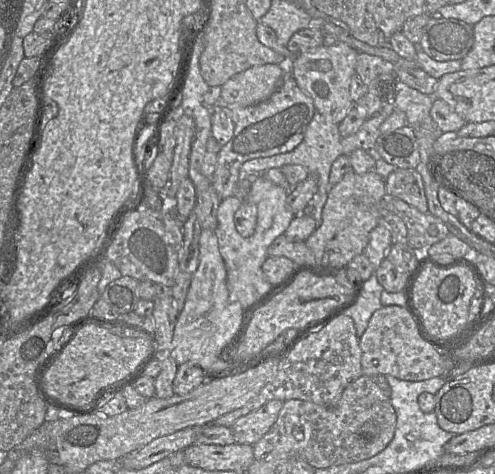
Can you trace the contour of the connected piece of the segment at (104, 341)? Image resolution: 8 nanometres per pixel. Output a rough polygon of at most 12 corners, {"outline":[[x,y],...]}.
{"outline":[[87,324],[45,372],[55,402],[88,407],[131,376],[148,338]]}

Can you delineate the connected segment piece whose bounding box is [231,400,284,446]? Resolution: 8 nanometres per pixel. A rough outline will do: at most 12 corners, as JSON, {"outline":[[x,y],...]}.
{"outline":[[271,400],[237,419],[236,444],[256,444],[276,422],[283,407]]}

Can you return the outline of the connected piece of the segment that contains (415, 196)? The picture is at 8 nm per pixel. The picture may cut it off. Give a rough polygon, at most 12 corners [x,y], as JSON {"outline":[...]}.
{"outline":[[395,169],[385,179],[386,195],[428,212],[417,169]]}

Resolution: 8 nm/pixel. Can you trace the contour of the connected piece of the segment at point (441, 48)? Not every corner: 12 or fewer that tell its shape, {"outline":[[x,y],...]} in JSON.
{"outline":[[431,18],[420,48],[436,61],[461,60],[472,25]]}

